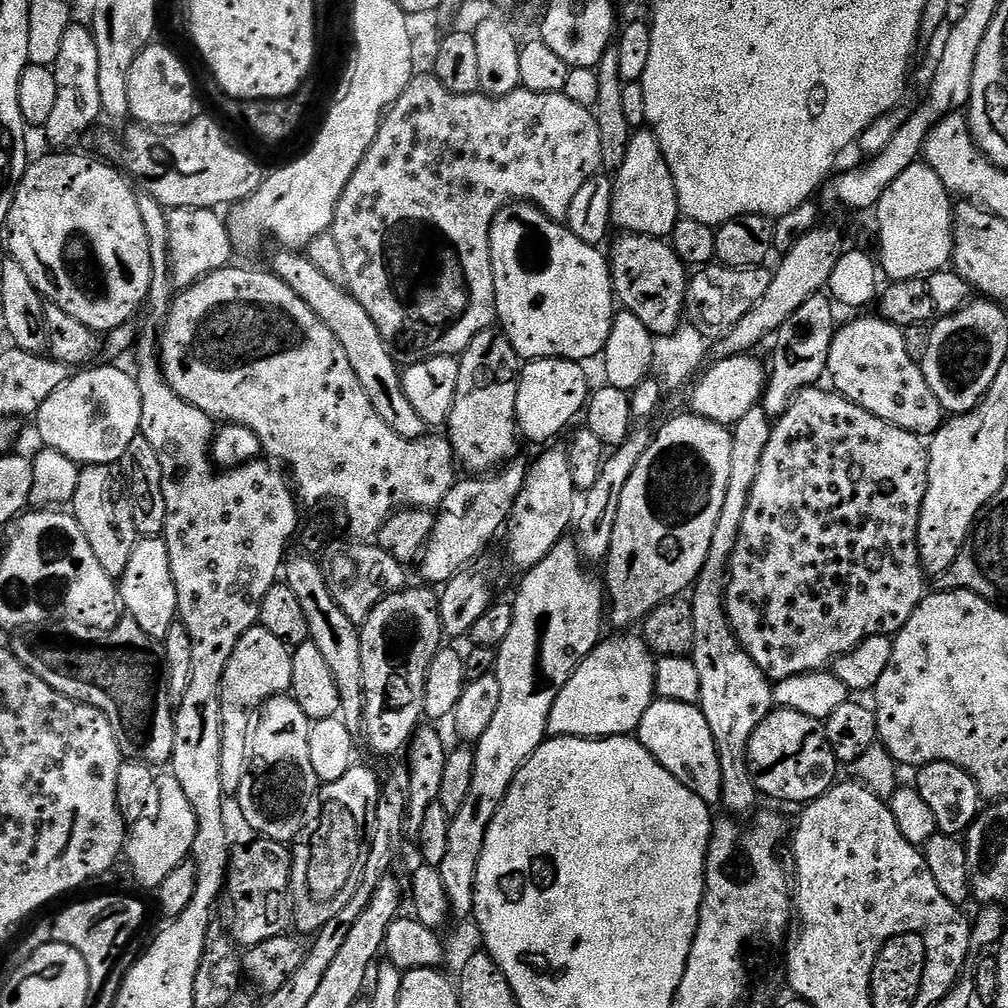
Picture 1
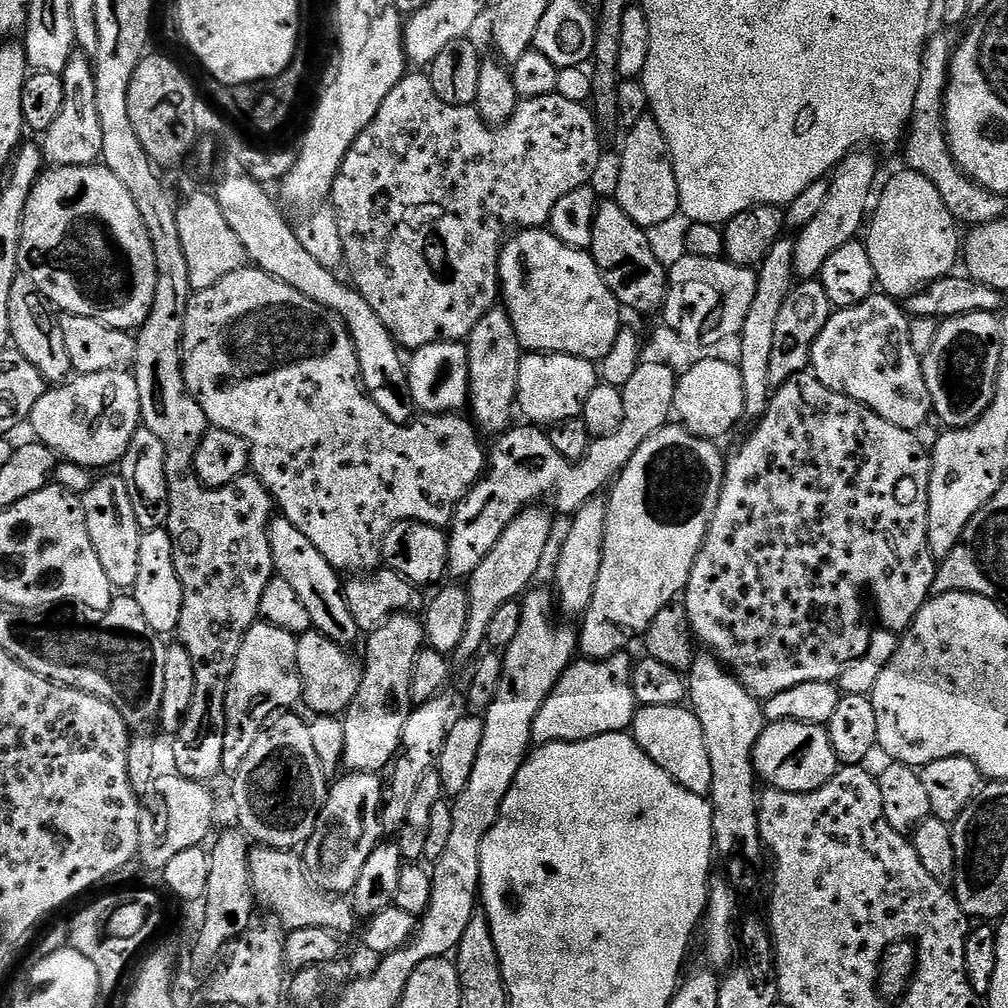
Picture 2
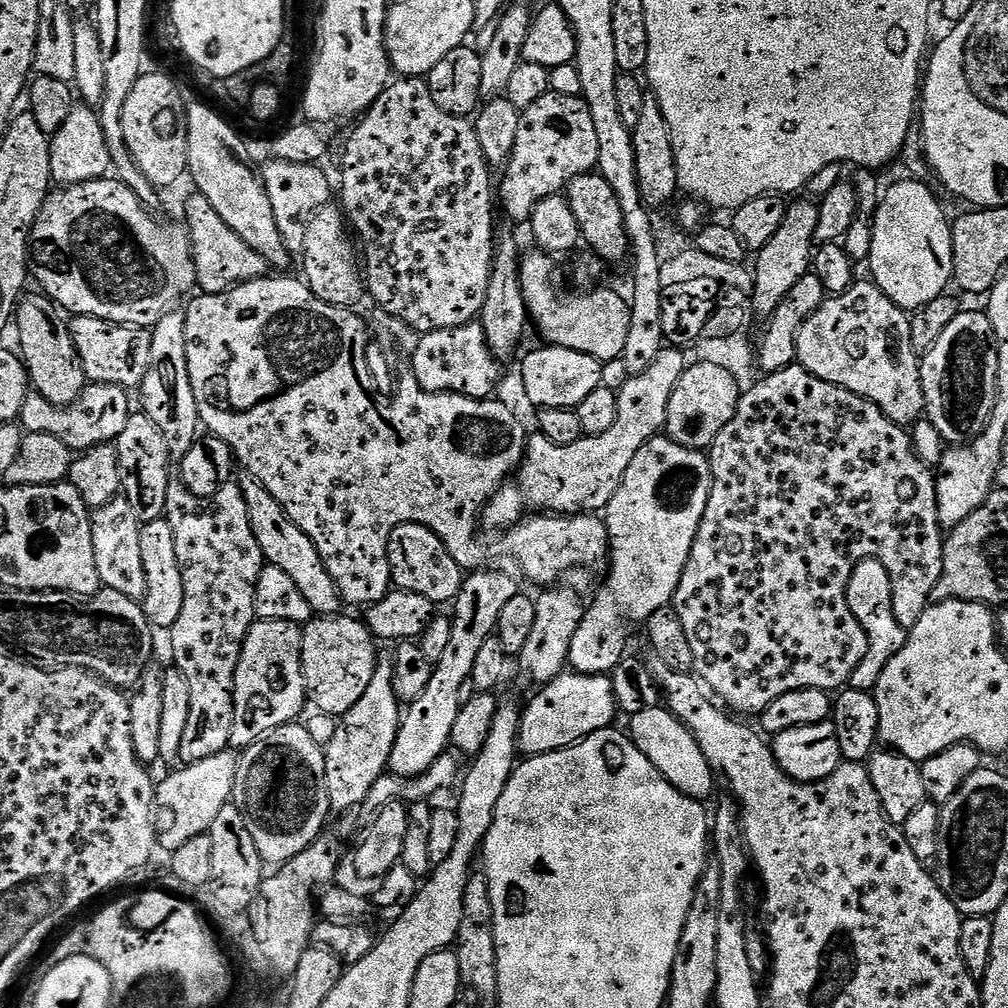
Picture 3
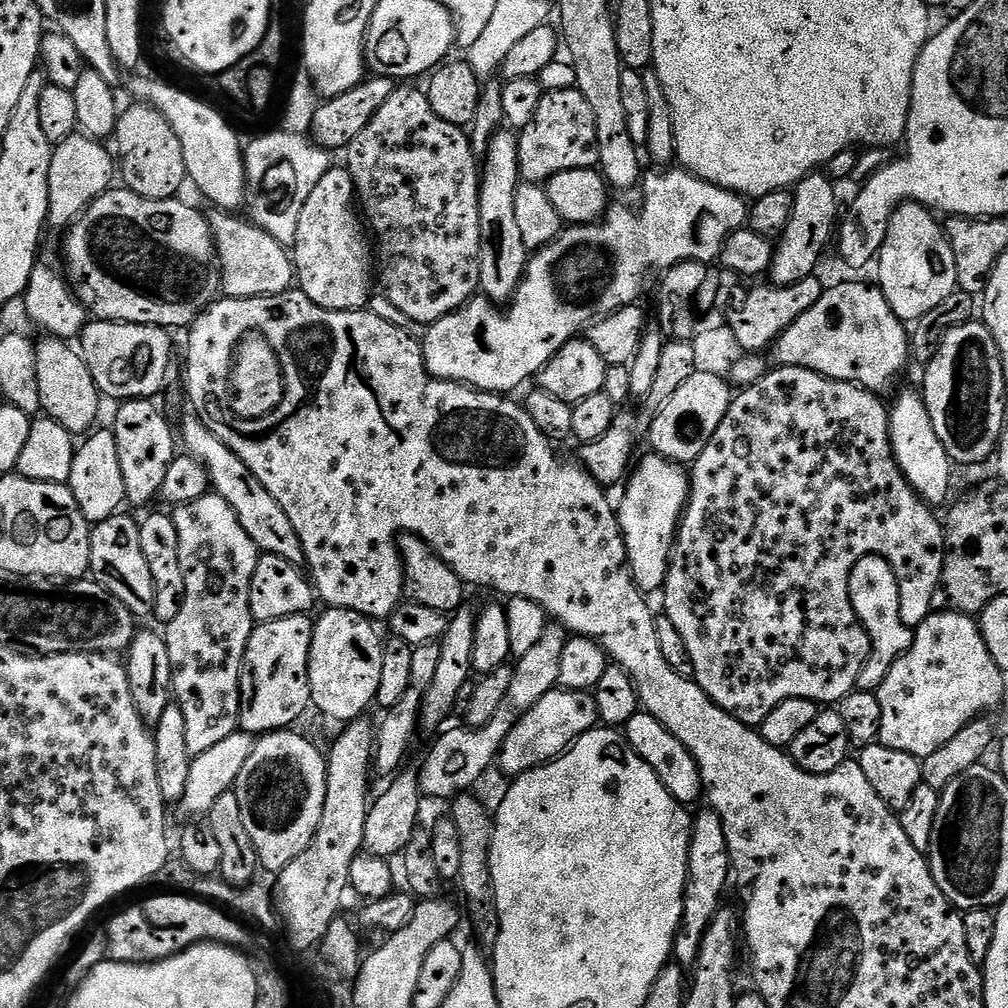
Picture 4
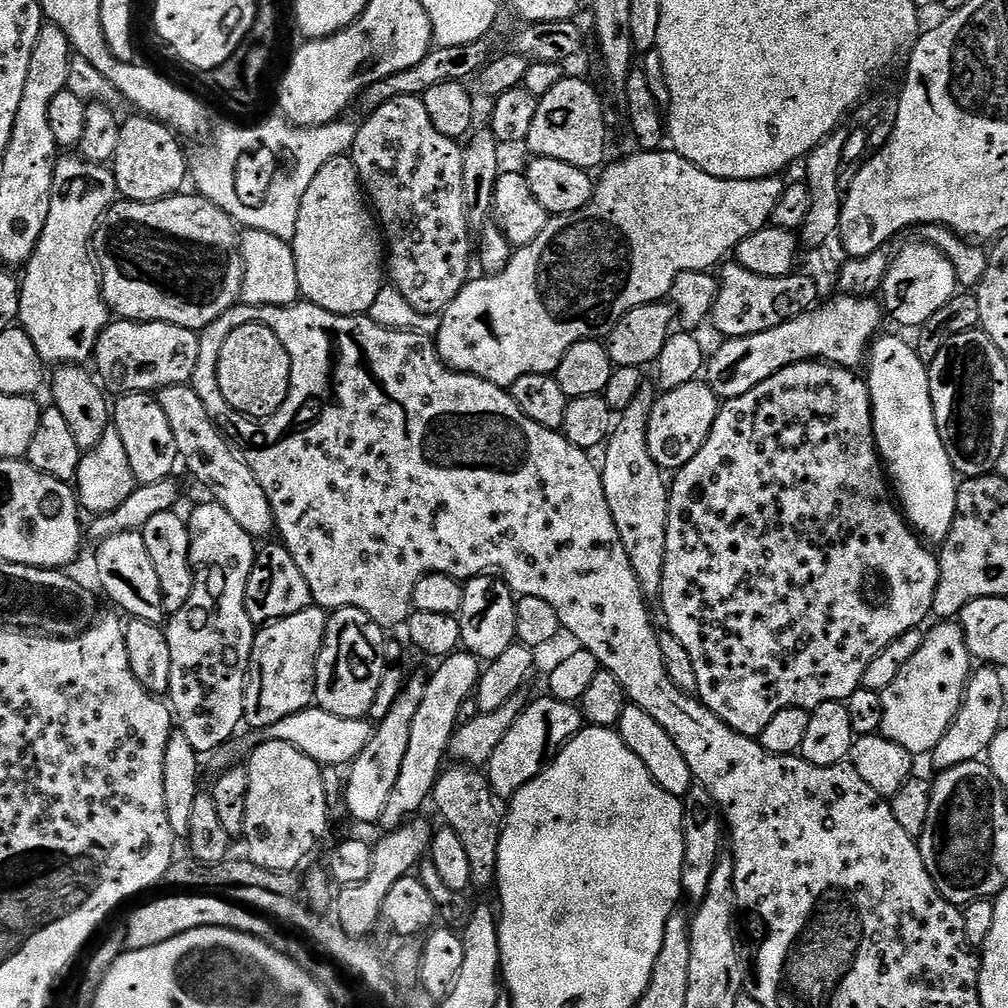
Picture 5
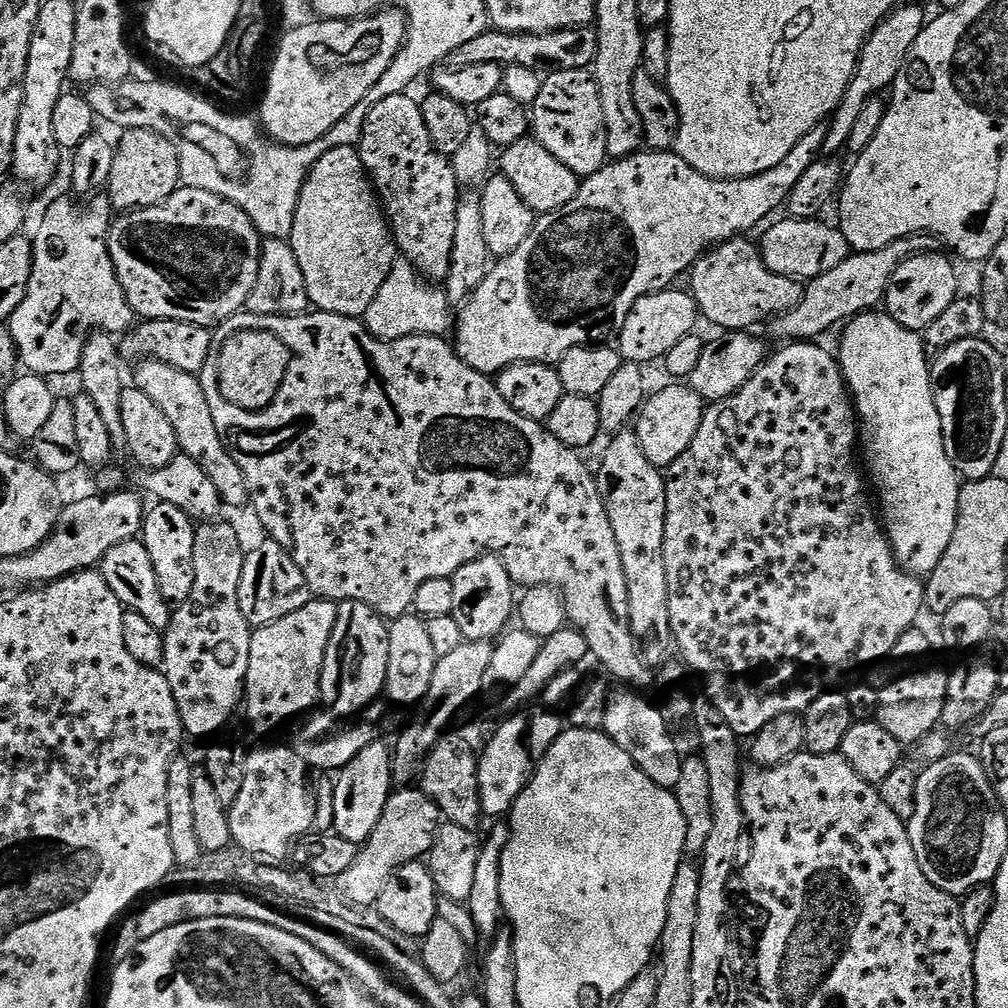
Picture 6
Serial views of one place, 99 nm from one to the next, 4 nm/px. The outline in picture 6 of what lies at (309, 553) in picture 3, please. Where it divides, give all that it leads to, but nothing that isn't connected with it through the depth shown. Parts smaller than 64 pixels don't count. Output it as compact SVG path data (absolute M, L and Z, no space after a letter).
M142 360L135 365L136 380L134 387L142 390L162 414L166 414L170 426L174 426L174 434L178 438L178 449L183 455L194 458L206 478L214 482L221 501L232 508L240 508L249 503L248 487L242 470L238 470L238 462L228 453L228 447L218 434L218 426L214 426L214 414L210 414L210 402L206 402L206 390L202 390L199 375L178 370L166 362Z

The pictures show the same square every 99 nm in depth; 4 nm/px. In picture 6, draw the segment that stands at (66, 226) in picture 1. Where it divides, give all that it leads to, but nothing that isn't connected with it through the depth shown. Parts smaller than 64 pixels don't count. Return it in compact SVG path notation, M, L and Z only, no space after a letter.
M183 186L176 189L170 198L166 198L161 204L155 204L149 208L137 208L125 211L117 215L112 221L112 229L108 231L108 253L116 267L116 273L120 279L122 290L128 299L128 305L136 312L137 317L144 320L173 320L174 322L190 322L203 328L215 329L224 321L235 316L237 312L245 311L250 294L258 282L258 270L260 269L260 245L262 237L260 231L254 226L254 222L234 202L224 200L218 194L210 194L210 190L194 190Z

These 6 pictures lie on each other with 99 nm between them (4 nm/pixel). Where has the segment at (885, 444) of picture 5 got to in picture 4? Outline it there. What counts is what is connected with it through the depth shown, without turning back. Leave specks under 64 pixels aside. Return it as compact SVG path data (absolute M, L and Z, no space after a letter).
M919 391L904 392L896 401L891 401L888 421L892 449L898 466L904 471L904 477L925 502L939 506L952 488L954 465L949 460L938 434L934 434L934 422L930 422L930 414L924 405L923 395Z

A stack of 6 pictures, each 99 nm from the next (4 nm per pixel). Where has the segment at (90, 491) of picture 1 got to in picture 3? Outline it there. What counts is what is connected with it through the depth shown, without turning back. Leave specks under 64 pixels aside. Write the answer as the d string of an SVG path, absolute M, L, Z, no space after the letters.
M124 495L114 497L106 506L95 509L91 513L92 537L94 538L94 562L98 566L101 585L110 590L118 590L118 594L126 594L126 598L137 602L143 601L146 594L146 569L142 567L142 545L140 542L140 519L134 514L130 502Z

